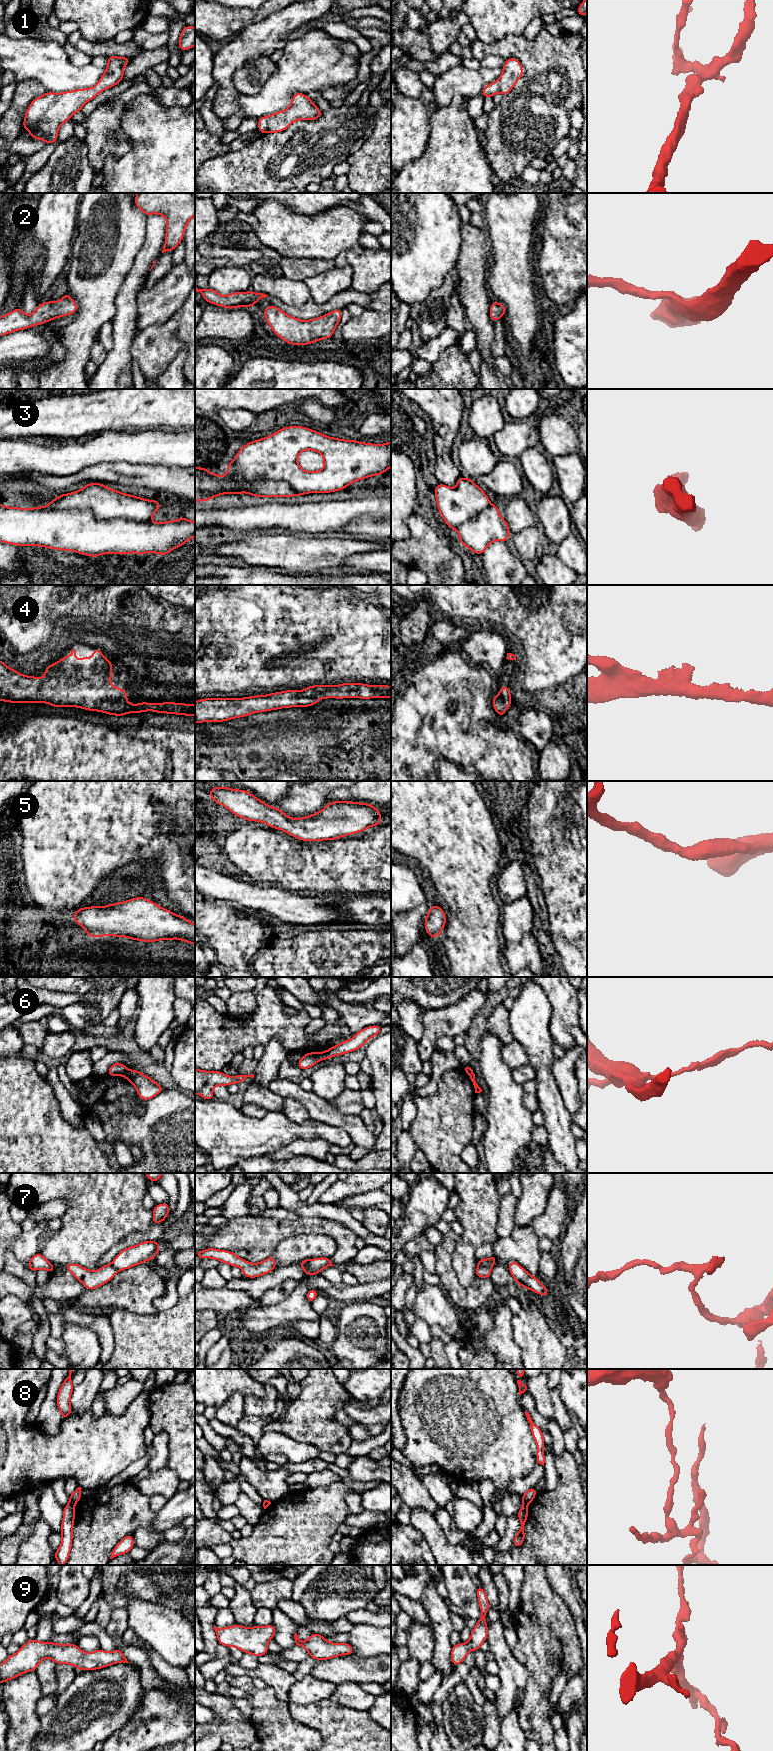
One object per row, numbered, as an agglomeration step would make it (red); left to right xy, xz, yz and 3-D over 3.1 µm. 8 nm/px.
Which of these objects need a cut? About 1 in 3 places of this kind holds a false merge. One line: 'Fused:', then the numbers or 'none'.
Fused: 3, 6, 7, 8

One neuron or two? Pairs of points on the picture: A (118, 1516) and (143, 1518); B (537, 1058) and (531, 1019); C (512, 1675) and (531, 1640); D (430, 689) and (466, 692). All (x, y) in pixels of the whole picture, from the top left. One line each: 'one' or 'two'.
A: one
B: one
C: two
D: one

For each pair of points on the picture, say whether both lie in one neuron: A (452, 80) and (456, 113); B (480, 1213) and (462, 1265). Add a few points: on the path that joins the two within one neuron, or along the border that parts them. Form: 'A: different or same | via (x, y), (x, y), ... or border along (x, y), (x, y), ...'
A: different | border along (465, 97), (455, 95), (448, 105), (437, 108)
B: same | via (479, 1226), (475, 1234), (467, 1242), (465, 1252)

